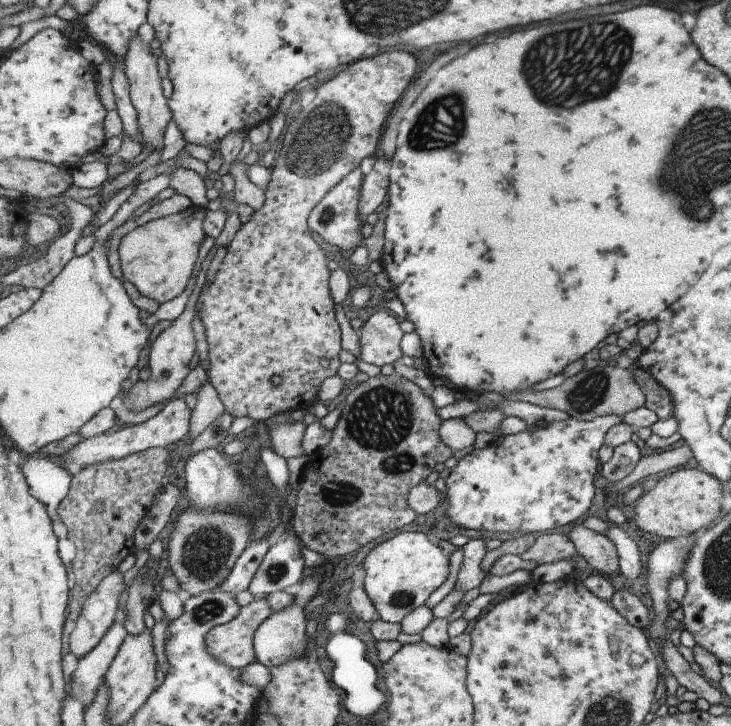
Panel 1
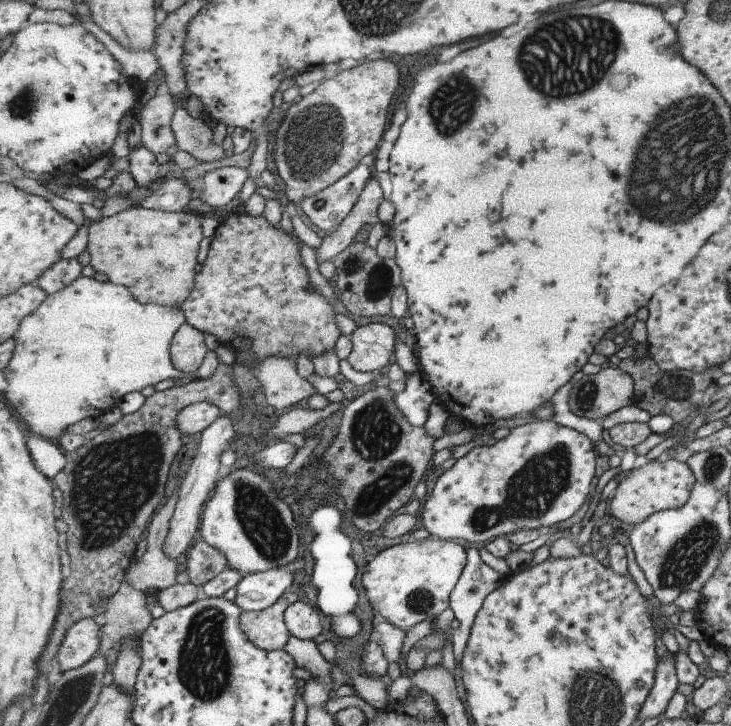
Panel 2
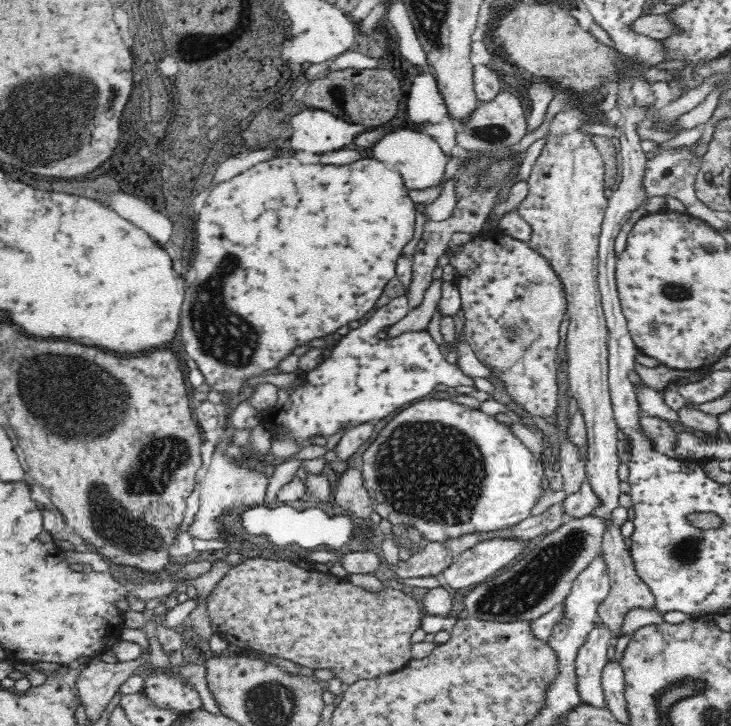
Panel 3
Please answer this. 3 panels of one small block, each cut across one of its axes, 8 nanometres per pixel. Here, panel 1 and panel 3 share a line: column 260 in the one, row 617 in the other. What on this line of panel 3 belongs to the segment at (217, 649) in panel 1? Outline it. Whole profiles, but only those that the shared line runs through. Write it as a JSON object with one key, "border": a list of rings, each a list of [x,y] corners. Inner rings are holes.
{"border":[[[610,521],[605,526],[603,533],[602,553],[606,557],[608,563],[608,574],[610,577],[610,592],[606,596],[606,600],[598,606],[598,619],[611,632],[612,640],[616,640],[622,634],[624,628],[624,620],[632,610],[654,610],[657,608],[656,599],[639,578],[637,578],[635,570],[633,569],[633,562],[629,556],[629,549],[626,546],[625,537],[621,534],[620,526],[615,526]]]}

